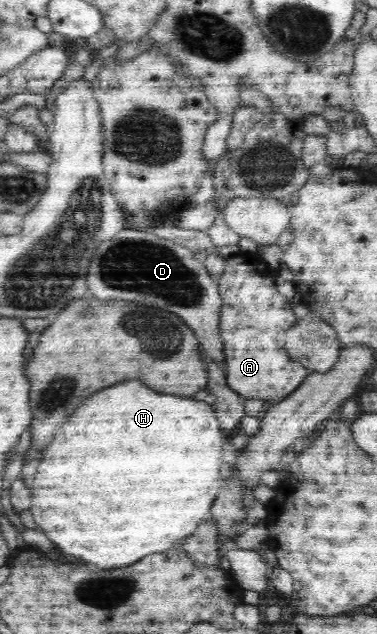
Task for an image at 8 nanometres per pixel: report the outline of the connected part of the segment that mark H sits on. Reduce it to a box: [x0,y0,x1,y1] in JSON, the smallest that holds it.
[29,380,225,568]

